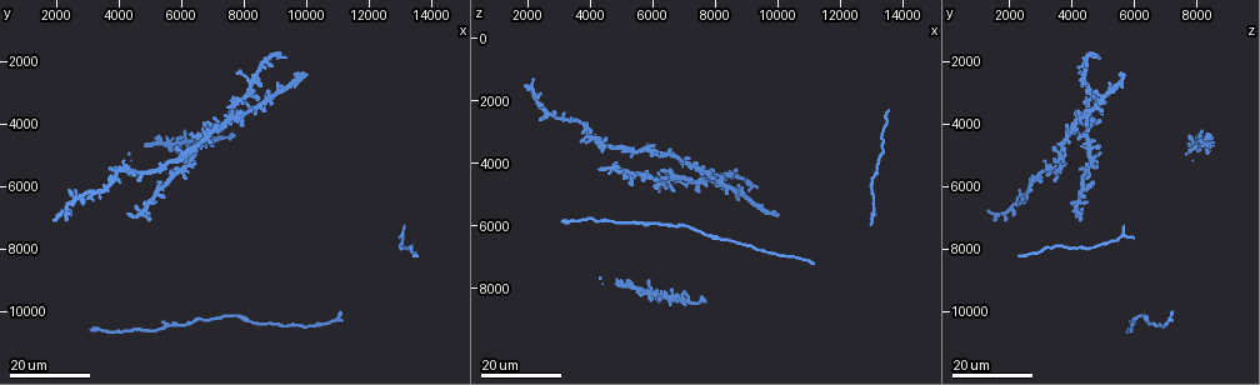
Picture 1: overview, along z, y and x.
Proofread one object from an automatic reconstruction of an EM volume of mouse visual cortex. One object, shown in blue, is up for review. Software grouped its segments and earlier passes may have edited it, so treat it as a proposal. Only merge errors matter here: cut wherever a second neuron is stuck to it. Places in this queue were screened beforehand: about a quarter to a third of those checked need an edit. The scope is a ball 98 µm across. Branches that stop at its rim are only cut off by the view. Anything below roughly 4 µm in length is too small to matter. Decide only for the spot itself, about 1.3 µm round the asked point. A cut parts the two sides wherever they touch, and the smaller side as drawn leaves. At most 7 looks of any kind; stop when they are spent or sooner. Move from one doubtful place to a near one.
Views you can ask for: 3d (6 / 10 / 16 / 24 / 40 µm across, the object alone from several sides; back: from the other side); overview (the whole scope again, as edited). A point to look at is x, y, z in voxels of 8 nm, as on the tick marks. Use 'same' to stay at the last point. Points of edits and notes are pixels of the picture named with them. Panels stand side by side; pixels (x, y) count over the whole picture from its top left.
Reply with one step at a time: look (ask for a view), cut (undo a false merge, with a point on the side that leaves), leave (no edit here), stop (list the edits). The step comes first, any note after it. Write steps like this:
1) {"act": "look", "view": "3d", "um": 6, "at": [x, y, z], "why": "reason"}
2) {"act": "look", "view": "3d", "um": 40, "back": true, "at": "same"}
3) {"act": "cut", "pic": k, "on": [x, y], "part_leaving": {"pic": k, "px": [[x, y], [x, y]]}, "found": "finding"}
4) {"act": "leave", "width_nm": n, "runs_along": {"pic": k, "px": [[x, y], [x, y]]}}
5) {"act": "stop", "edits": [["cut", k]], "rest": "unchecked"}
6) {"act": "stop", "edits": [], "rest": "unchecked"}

{"act": "look", "view": "3d", "um": 24, "at": [6700, 4400, 4300], "why": "thin arm on a thick one"}

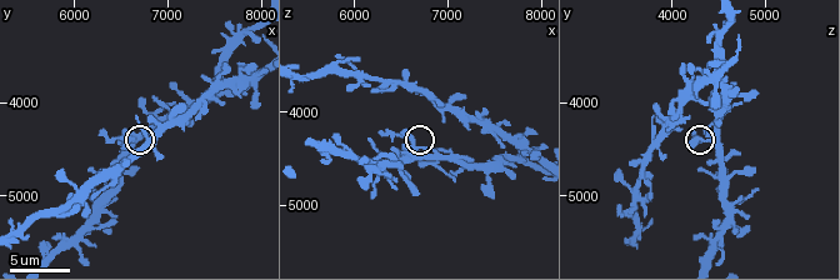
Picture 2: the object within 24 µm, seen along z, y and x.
{"act": "look", "view": "3d", "um": 6, "at": [6650, 4400, 4400]}

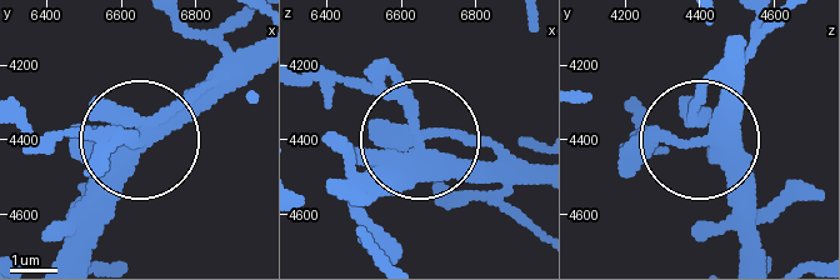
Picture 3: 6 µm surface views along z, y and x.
{"act": "leave", "runs_along": {"pic": 3, "px": [[346, 200], [414, 129], [403, 105], [335, 74]]}, "found": "all the same neuron"}

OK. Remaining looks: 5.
{"act": "look", "view": "3d", "um": 24, "at": [5600, 10500, 5900], "why": "three arms meet"}

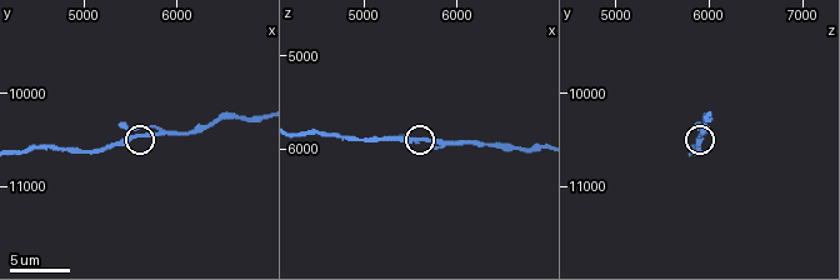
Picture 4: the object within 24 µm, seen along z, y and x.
{"act": "look", "view": "3d", "um": 6, "at": [5550, 10450, 5900]}

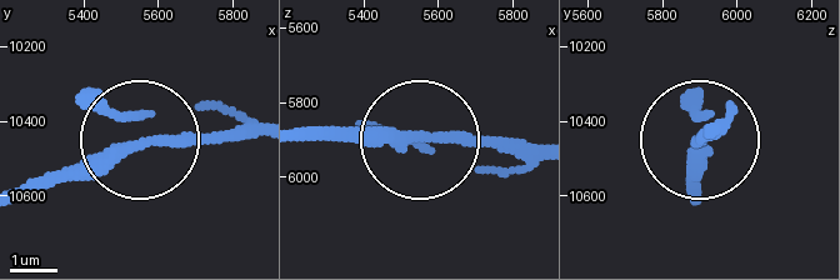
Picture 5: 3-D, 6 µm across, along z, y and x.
{"act": "leave", "arms": 3, "found": "all the same neuron"}

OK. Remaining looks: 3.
{"act": "look", "view": "3d", "um": 24, "at": [7800, 10200, 6300], "why": "sudden change in width"}

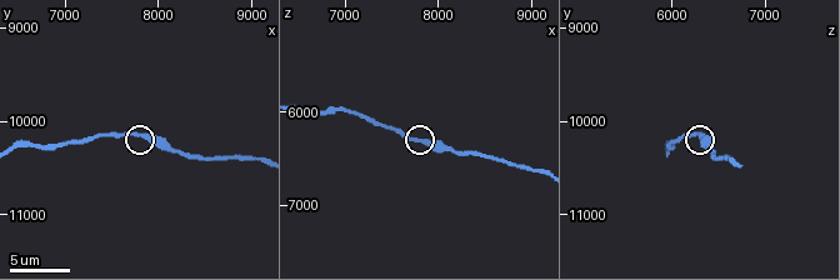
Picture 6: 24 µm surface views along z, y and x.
{"act": "look", "view": "3d", "um": 10, "at": [7850, 10150, 6300]}

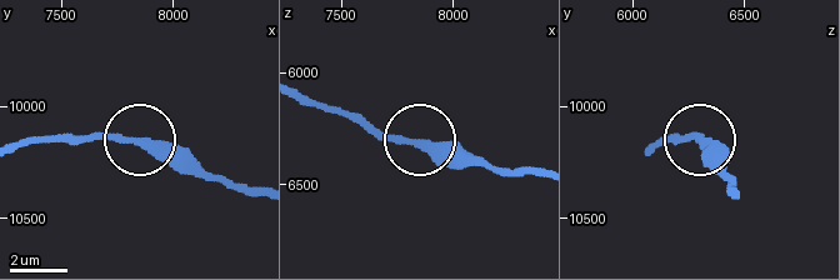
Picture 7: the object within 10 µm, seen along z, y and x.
{"act": "look", "view": "3d", "um": 6, "at": [7820, 10160, 6320]}

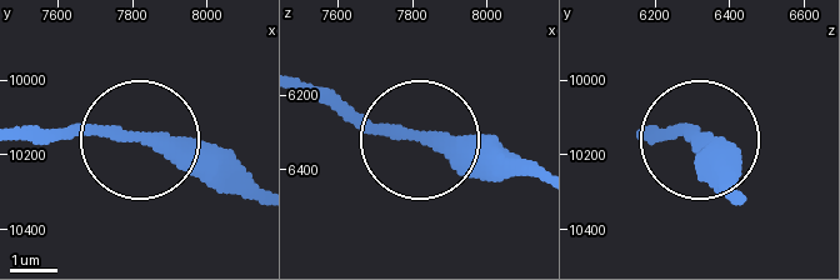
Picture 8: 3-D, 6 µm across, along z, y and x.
{"act": "leave", "width_nm": 300, "runs_along": {"pic": 8, "px": [[641, 141], [689, 129], [721, 161]]}, "found": "continuous, no second neuron"}

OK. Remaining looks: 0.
{"act": "stop", "edits": [], "rest": "unchecked"}

